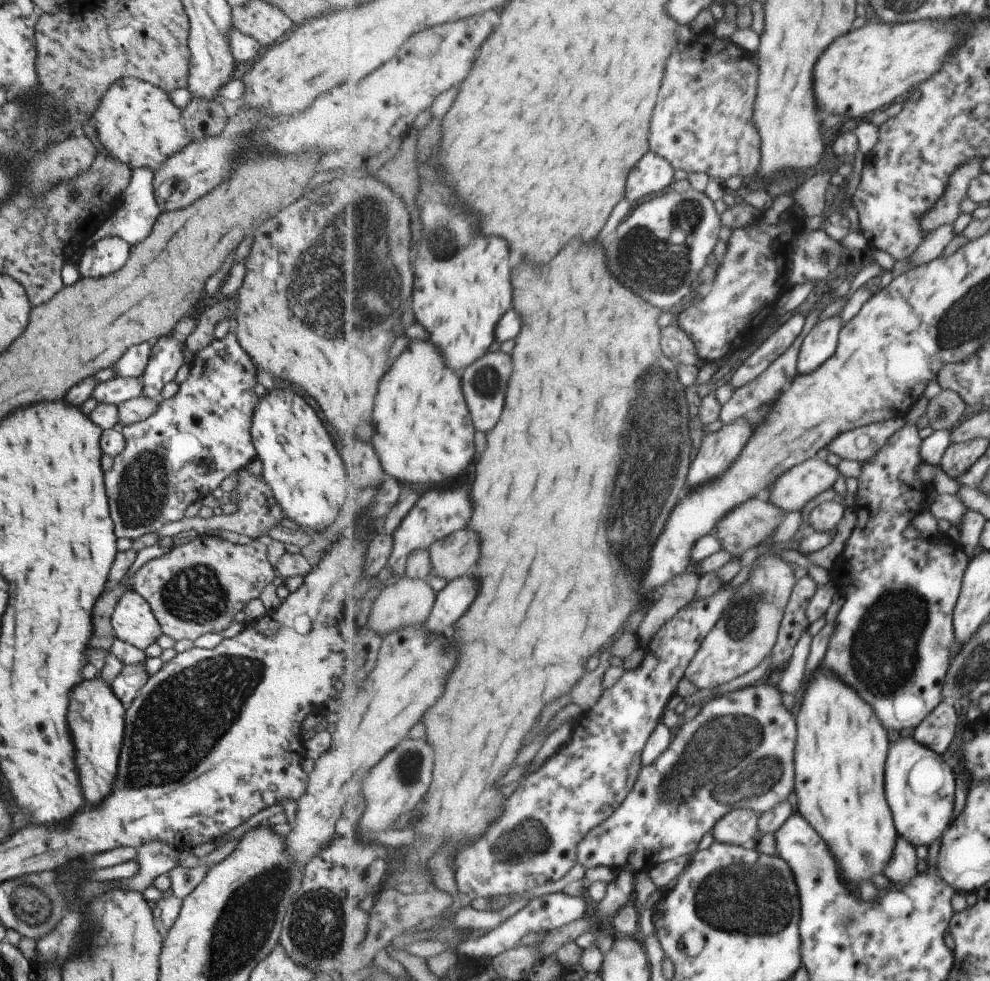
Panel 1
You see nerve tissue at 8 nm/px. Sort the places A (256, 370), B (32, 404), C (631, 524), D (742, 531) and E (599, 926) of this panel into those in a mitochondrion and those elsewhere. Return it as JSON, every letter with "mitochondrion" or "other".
{"A":"other","B":"other","C":"mitochondrion","D":"other","E":"other"}

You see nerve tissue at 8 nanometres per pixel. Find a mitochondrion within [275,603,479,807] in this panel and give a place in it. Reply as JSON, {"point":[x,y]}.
{"point":[408,765]}

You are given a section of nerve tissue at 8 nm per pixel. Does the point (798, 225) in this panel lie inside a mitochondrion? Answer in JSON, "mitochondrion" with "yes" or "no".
{"mitochondrion":"no"}

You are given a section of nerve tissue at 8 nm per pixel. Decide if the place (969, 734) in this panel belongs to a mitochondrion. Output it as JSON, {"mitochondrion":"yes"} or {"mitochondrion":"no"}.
{"mitochondrion":"no"}

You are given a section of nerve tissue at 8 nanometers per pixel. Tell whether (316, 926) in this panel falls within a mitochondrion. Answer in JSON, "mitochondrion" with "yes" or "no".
{"mitochondrion":"yes"}

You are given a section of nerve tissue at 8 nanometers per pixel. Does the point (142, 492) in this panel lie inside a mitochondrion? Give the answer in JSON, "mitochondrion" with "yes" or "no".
{"mitochondrion":"yes"}

